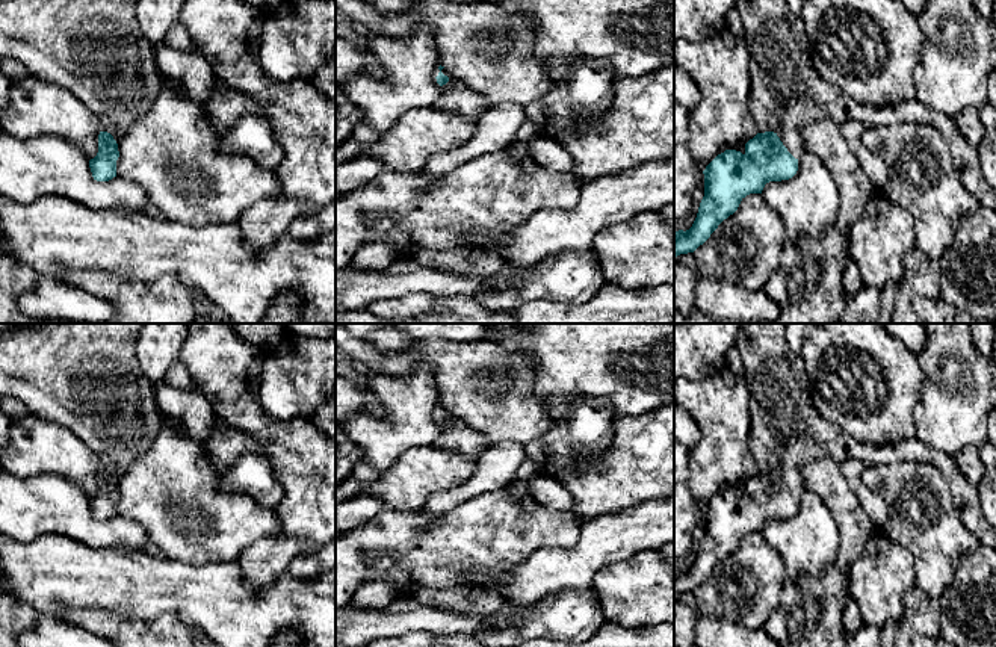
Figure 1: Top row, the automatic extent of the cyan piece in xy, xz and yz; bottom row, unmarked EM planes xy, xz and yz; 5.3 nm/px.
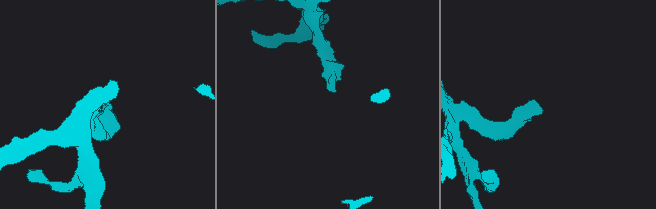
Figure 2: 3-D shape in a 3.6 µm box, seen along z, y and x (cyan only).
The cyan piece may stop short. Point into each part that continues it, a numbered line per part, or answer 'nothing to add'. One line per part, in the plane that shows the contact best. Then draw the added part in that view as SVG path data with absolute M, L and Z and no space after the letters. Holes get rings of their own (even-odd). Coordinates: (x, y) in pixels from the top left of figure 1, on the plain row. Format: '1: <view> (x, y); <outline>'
1: yz (786, 431); M739 324L735 346L744 361L742 378L751 392L750 447L757 472L774 470L798 497L804 490L803 466L821 457L837 463L931 464L948 481L966 529L982 546L996 550L996 531L984 515L979 490L964 478L952 455L917 438L890 444L861 443L821 417L801 354L786 340L786 324Z

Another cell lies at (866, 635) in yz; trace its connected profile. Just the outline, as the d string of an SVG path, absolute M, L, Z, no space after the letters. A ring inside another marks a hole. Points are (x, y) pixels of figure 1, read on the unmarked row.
M863 624L857 632L848 633L846 647L880 647L881 629Z

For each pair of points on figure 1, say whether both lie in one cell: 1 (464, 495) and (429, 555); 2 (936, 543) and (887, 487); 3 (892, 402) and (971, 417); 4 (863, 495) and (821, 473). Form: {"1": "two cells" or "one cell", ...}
{"1": "two cells", "2": "one cell", "3": "two cells", "4": "two cells"}

